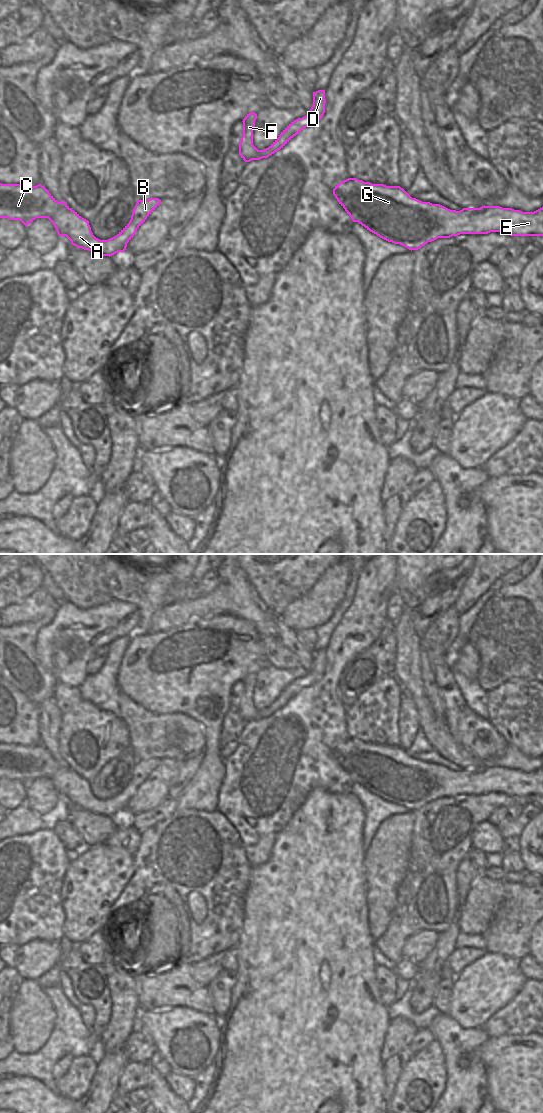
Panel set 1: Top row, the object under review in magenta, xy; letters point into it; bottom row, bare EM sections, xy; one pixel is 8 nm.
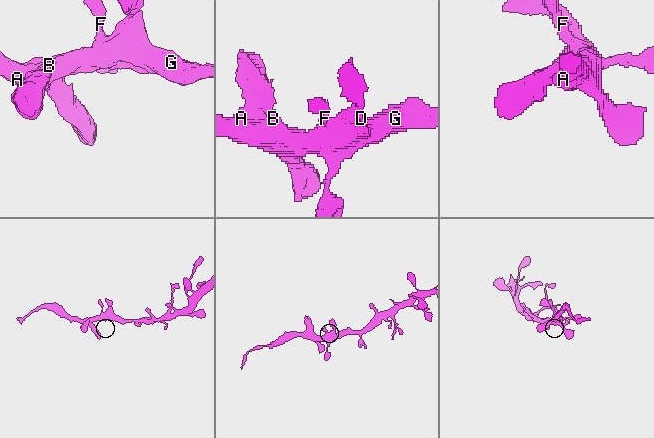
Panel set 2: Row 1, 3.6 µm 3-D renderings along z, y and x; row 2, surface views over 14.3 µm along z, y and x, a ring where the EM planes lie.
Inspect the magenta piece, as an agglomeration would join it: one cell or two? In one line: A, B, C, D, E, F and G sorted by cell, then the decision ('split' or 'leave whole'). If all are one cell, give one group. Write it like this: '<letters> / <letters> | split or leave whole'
A B C D E F G | leave whole

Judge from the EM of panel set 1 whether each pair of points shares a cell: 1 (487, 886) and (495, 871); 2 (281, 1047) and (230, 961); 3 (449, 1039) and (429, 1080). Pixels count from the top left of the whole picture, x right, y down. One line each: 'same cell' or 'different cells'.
1: different cells
2: different cells
3: different cells

